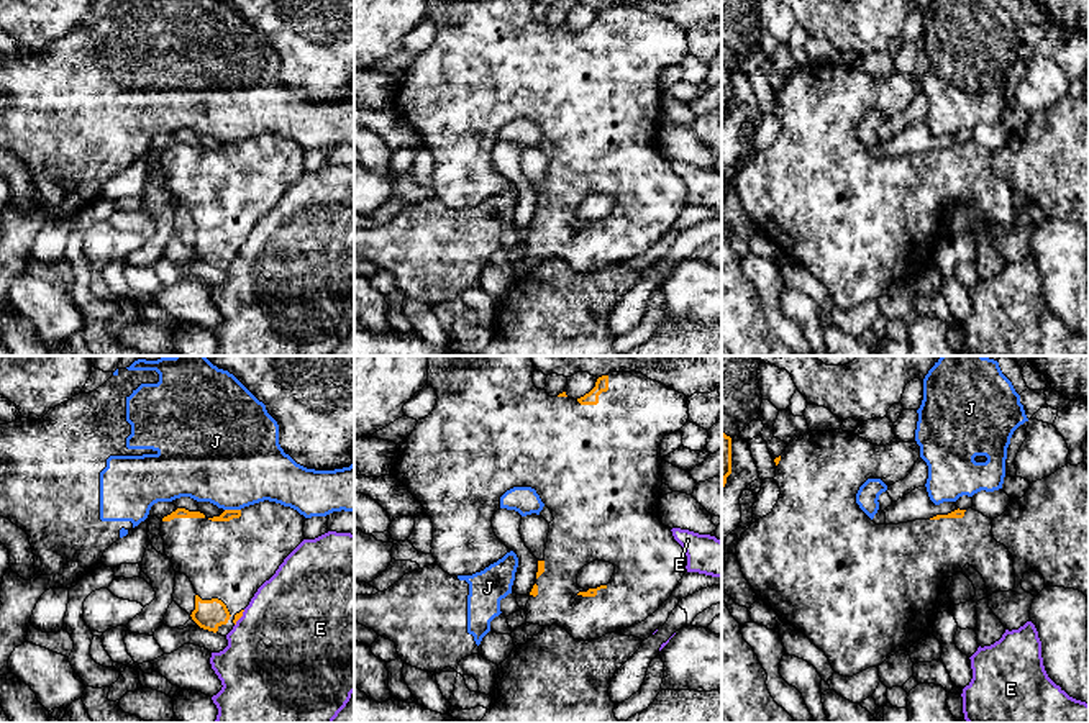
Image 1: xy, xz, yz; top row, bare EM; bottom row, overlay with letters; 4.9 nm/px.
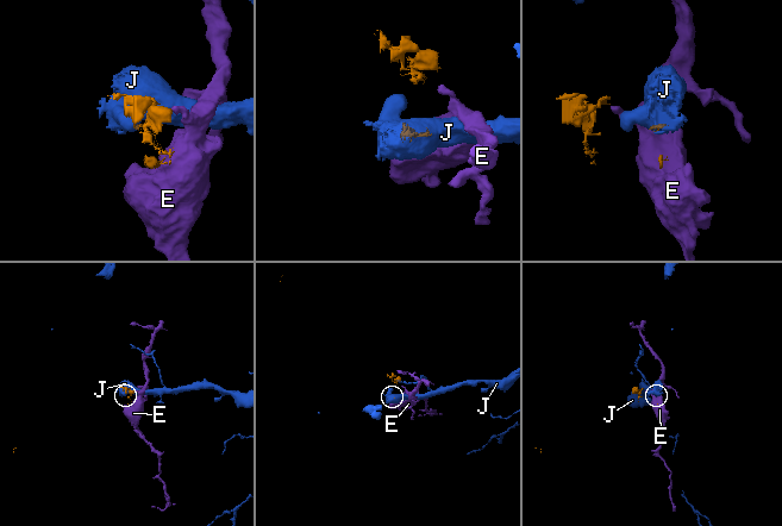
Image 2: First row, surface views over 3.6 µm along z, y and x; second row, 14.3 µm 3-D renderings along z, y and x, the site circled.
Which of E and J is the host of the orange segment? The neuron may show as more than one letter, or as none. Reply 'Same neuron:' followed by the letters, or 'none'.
Same neuron: none

